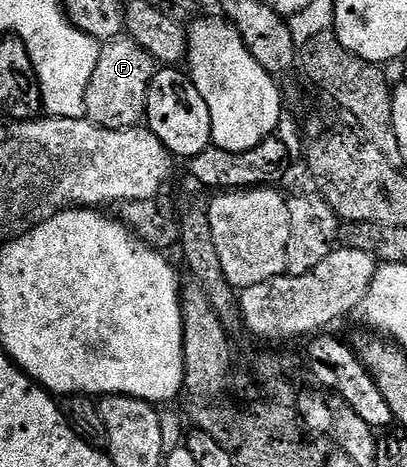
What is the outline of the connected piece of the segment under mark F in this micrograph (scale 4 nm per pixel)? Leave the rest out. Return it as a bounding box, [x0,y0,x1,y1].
[85,37,156,130]

